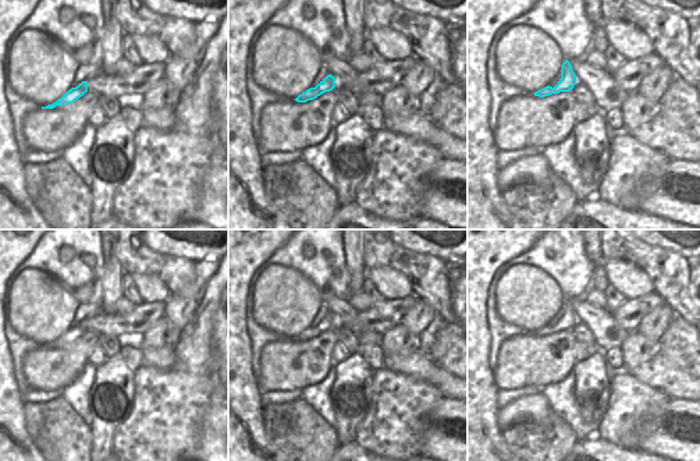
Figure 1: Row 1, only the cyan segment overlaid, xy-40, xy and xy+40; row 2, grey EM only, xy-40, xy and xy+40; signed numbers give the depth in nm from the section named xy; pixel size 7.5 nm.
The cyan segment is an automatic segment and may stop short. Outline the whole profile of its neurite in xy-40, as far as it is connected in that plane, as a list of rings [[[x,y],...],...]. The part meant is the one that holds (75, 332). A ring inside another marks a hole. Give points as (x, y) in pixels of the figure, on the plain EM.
[[[164,301],[142,302],[134,305],[129,314],[104,314],[99,312],[88,320],[68,329],[52,344],[42,348],[53,348],[59,344],[73,343],[86,331],[106,333],[116,337],[121,335],[143,335],[160,318],[164,316]]]

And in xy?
[[[411,295],[402,299],[385,300],[373,304],[366,312],[359,315],[351,322],[340,322],[331,313],[324,316],[315,327],[311,327],[300,333],[295,339],[306,341],[336,327],[347,327],[355,335],[366,331],[385,333],[401,322],[405,313],[414,305],[418,298]]]

